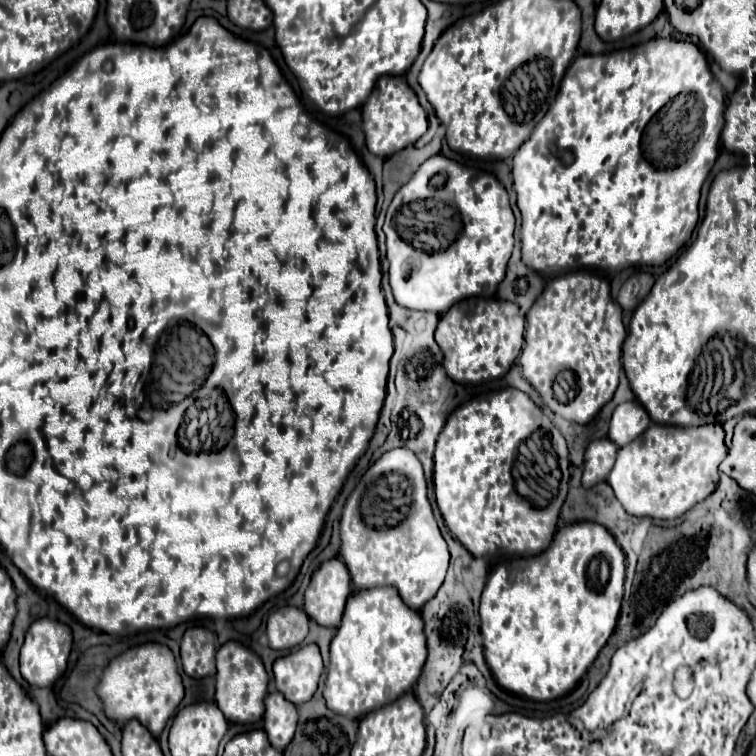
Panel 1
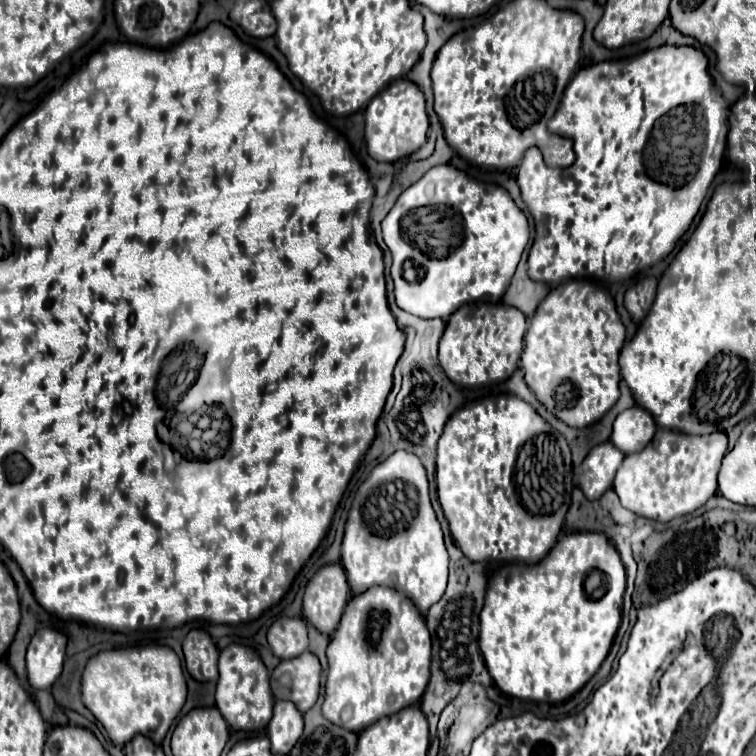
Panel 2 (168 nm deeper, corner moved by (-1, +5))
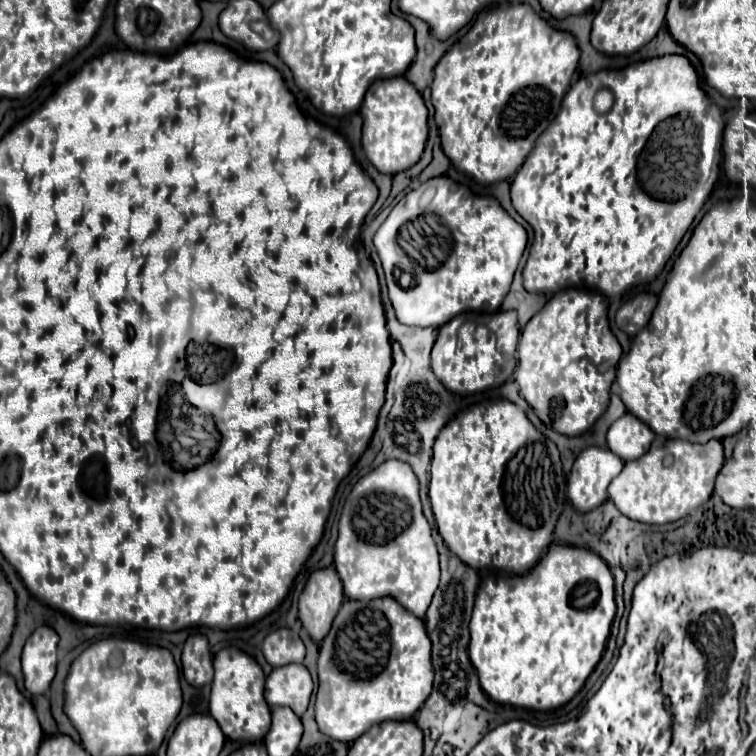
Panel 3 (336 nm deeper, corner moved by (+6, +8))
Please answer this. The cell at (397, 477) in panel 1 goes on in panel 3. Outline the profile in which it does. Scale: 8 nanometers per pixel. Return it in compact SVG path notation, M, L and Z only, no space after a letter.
M400 459L384 461L368 475L364 475L350 491L338 523L338 541L334 545L334 567L342 579L344 595L348 599L370 601L372 597L390 595L396 597L416 617L424 617L440 581L440 567L438 549L432 539L430 525L422 513L418 491L418 477L414 475L412 467Z

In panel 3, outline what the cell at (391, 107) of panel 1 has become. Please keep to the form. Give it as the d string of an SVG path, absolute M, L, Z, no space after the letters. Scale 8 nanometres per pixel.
M404 77L374 81L364 97L360 113L364 119L362 149L380 173L394 175L412 167L420 159L428 139L428 109L410 81Z

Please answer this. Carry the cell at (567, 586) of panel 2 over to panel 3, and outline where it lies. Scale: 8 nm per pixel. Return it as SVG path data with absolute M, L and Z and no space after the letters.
M552 543L548 553L538 561L538 565L526 573L526 575L492 575L488 579L484 579L480 583L480 589L476 593L476 601L474 601L474 611L472 611L472 621L470 621L470 661L476 667L478 679L482 689L488 693L490 699L494 699L496 703L508 703L508 705L516 705L516 707L528 707L528 709L536 709L536 711L550 711L556 707L562 707L564 703L568 703L584 685L584 681L588 679L588 675L594 671L596 663L600 661L608 635L610 635L610 625L616 613L616 601L614 601L614 575L608 569L608 565L590 549L584 547L574 547L574 545L560 545L560 543Z

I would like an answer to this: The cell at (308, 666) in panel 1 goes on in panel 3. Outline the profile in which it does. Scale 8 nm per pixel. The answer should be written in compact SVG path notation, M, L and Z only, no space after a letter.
M292 663L272 669L266 677L264 697L270 707L286 705L300 717L310 703L312 689L314 683L310 671L302 663Z

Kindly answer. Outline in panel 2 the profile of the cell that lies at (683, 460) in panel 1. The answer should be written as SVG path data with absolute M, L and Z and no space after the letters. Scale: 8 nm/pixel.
M659 428L655 438L651 440L651 444L645 450L625 456L621 468L615 476L613 490L617 492L617 496L621 498L621 504L627 510L631 510L643 518L651 518L657 522L669 522L677 516L695 512L717 492L717 474L719 474L719 464L721 464L725 452L727 452L727 436L723 432L715 432L715 434L707 434L707 436L689 436L683 432Z

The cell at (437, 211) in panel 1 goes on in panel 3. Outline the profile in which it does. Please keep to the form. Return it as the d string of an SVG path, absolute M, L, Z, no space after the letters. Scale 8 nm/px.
M446 175L432 177L418 189L406 193L374 235L374 245L386 273L386 285L390 301L396 309L396 317L406 325L434 329L468 309L482 313L498 311L504 295L510 289L526 241L526 229L510 217L498 199L482 199L472 191L458 191L458 183Z

